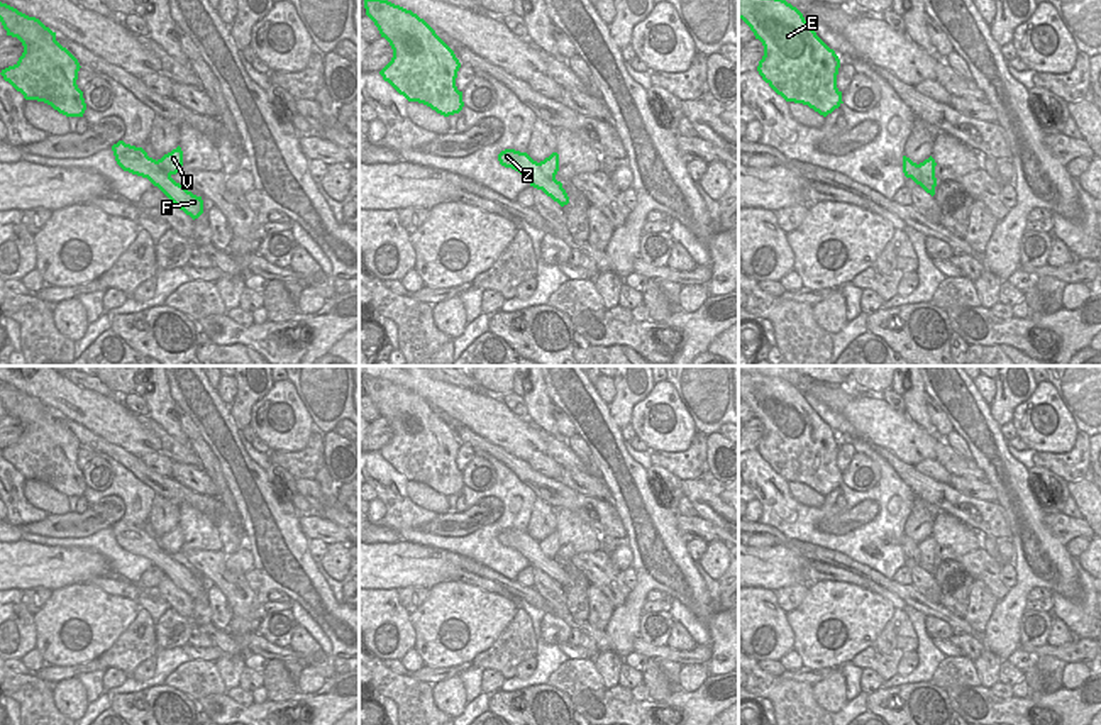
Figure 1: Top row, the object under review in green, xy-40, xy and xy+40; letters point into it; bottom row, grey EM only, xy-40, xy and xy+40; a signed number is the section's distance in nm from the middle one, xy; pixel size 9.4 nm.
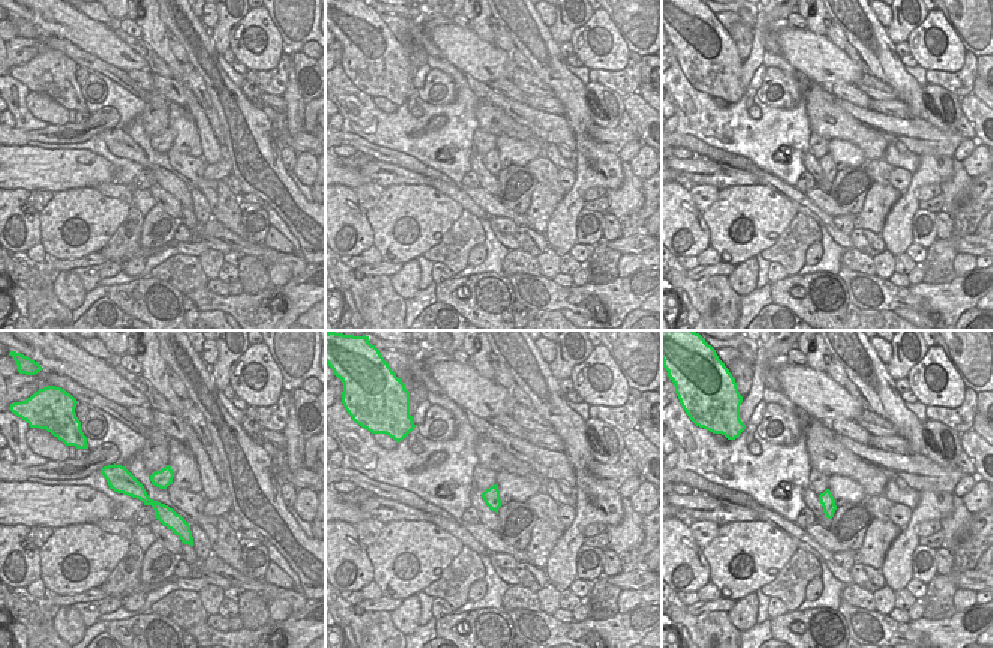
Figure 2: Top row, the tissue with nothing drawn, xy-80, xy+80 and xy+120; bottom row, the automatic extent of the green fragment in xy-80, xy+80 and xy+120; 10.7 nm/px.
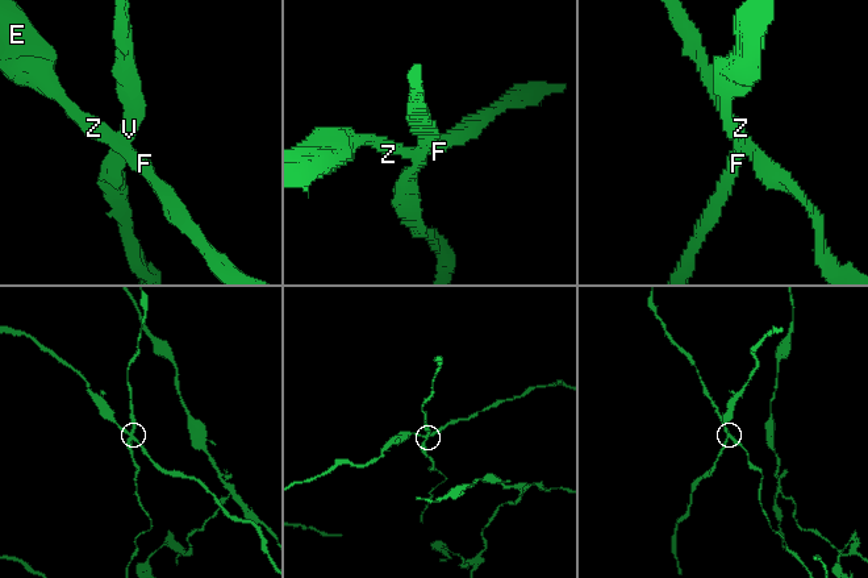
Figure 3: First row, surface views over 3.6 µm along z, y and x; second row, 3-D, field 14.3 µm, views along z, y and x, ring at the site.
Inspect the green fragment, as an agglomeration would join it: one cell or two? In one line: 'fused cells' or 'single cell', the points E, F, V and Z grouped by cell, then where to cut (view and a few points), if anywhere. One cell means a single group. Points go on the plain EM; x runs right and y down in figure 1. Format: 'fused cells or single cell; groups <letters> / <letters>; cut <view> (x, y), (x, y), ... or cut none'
fused cells; groups E F Z / V; cut xy+40 (917, 544), (920, 558), (925, 563), (935, 564)

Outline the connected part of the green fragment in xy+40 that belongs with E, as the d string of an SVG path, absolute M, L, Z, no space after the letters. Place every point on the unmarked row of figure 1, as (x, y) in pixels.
M739 373L739 398L762 422L757 451L777 474L823 496L844 483L837 468L840 439L796 386L776 376Z

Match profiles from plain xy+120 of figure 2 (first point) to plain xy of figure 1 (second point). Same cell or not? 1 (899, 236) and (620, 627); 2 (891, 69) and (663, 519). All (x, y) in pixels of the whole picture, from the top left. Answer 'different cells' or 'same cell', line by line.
1: same cell
2: same cell

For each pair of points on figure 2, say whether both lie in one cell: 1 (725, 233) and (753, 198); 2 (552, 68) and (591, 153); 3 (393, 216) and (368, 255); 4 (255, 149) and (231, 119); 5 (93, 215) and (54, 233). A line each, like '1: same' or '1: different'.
1: same
2: same
3: different
4: same
5: same

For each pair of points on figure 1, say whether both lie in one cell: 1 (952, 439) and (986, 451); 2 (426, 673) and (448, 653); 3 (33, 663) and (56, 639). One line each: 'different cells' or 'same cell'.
1: different cells
2: different cells
3: different cells

